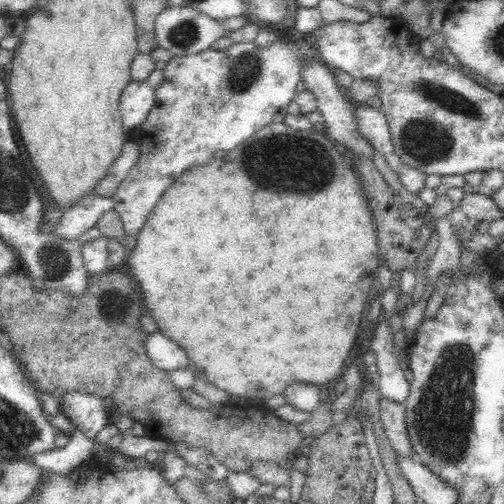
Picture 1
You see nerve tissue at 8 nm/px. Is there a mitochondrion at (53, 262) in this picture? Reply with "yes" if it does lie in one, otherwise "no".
yes

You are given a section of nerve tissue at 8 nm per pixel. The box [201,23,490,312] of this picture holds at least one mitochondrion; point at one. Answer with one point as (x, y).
(425, 139)

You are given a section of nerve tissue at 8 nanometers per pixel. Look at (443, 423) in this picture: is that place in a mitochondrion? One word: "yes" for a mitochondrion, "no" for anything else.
yes

